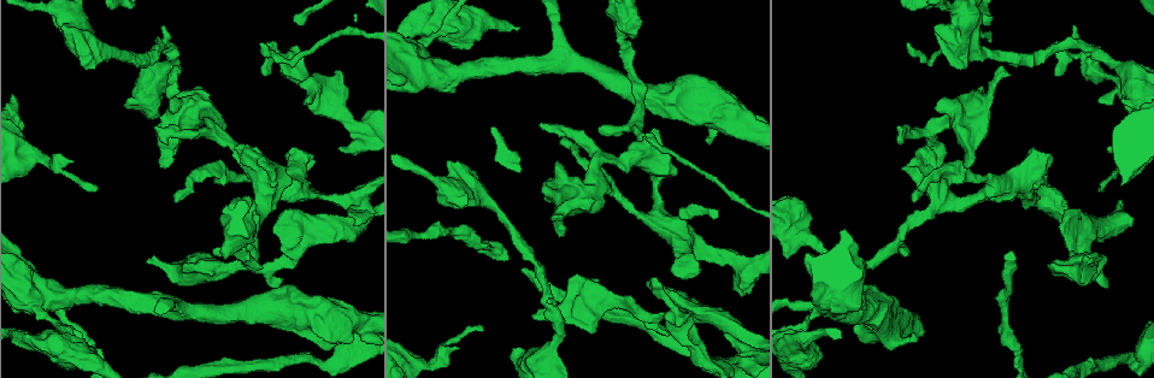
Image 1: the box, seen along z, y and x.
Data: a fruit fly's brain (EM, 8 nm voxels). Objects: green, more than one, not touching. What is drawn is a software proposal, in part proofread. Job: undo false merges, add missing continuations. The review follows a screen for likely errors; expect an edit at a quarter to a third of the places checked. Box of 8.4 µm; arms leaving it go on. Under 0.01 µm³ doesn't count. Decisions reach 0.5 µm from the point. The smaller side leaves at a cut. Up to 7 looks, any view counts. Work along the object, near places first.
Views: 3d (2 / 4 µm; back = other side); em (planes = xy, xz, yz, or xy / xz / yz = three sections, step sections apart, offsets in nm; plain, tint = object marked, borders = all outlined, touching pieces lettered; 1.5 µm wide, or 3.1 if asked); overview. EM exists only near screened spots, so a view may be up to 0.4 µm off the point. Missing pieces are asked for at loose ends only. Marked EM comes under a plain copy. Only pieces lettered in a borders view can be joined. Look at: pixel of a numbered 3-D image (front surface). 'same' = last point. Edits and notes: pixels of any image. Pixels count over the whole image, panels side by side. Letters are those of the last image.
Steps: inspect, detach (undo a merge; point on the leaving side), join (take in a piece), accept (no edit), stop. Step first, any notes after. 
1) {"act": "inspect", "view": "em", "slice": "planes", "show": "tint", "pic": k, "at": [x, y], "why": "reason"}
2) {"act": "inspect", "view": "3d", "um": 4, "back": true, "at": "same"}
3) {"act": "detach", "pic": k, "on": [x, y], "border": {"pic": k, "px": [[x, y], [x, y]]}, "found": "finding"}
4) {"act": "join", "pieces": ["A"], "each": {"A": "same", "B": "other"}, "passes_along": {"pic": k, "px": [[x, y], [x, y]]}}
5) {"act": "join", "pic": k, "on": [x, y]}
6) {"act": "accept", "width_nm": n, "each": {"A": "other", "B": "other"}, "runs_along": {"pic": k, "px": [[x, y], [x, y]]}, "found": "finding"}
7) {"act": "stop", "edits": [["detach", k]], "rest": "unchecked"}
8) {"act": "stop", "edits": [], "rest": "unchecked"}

{"act": "inspect", "view": "em", "slice": "planes", "show": "borders", "pic": 1, "at": [896, 127], "why": "an open end"}

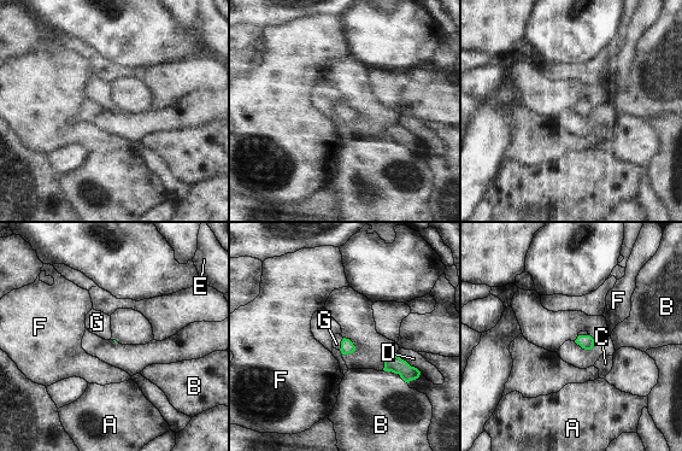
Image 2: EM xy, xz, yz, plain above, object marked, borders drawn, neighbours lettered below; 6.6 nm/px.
{"act": "join", "pieces": ["G"], "longest_contact_nm": ["D", 200], "each": {"A": "other", "B": "other", "C": "other", "D": "other", "E": "other", "F": "other", "G": "same"}, "passes_along": {"pic": 2, "px": [[347, 346], [341, 344], [336, 344]]}, "found": "it goes on there"}

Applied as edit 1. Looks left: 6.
{"act": "inspect", "view": "3d", "um": 2, "back": true, "pic": 1, "at": [937, 26], "why": "branch stops here"}

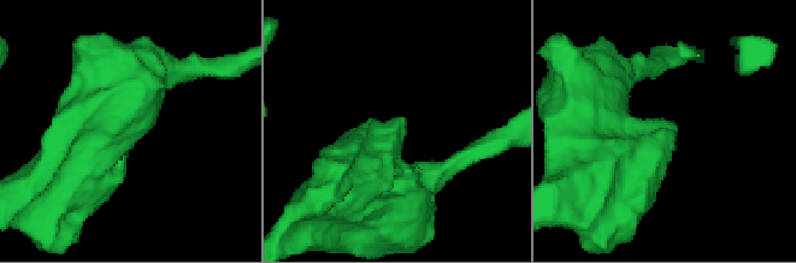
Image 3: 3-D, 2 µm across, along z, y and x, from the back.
{"act": "inspect", "view": "em", "slice": "xy", "step": 4, "show": "borders", "pic": 3, "at": [672, 122]}

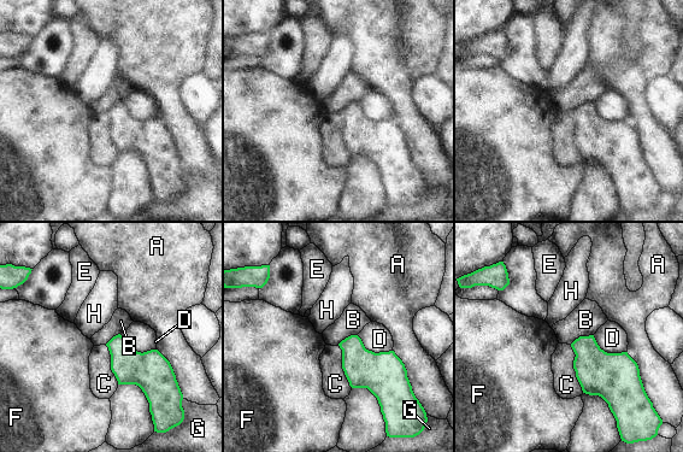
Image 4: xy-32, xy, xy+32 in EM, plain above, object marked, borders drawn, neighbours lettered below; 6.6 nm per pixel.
{"act": "inspect", "view": "em", "slice": "planes", "show": "borders", "at": "same", "why": "another direction"}

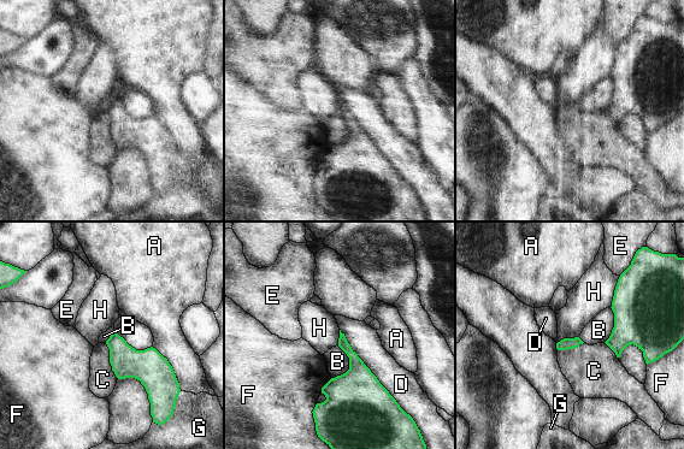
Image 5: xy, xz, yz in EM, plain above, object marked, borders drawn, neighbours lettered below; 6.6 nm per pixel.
{"act": "accept", "each": {"A": "other", "B": "other", "C": "other", "D": "other", "E": "other", "F": "other", "G": "other", "H": "other"}, "border": {"pic": 5, "px": [[340, 329], [351, 348], [391, 395]]}, "found": "no lettered piece goes on from it"}

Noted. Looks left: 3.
{"act": "inspect", "view": "em", "slice": "xz", "step": 8, "show": "tint", "pic": 1, "at": [289, 57]}

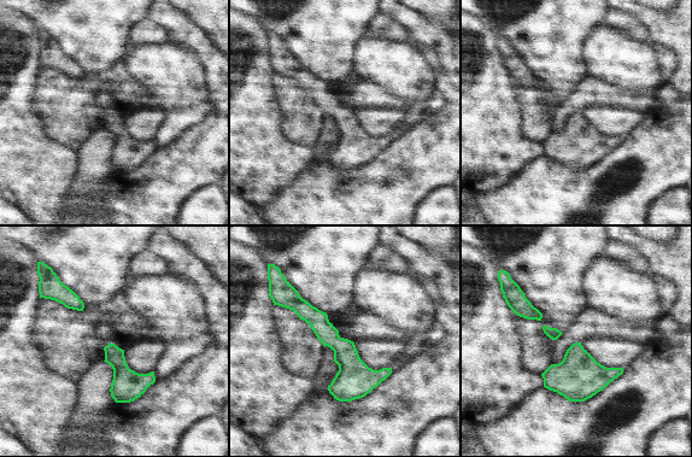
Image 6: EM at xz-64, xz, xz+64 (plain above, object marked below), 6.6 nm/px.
{"act": "inspect", "view": "em", "slice": "xz", "step": 8, "show": "borders", "at": "same"}

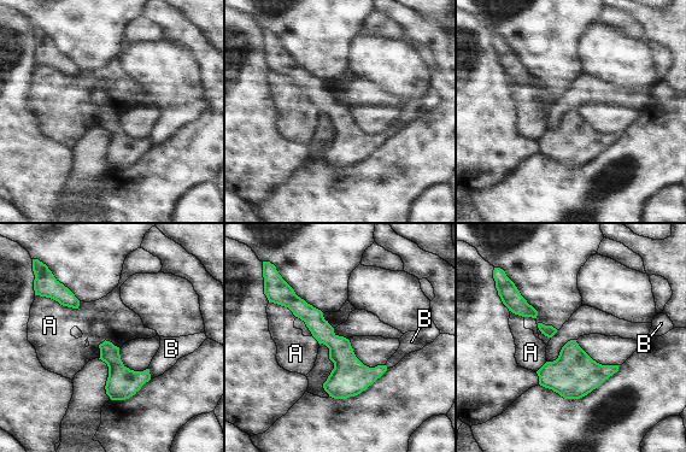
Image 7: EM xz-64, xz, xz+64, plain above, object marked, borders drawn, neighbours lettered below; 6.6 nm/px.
{"act": "accept", "width_nm": 200, "each": {"A": "other", "B": "other"}, "found": "all the same cell"}

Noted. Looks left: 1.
{"act": "stop", "edits": [["join", 2]], "rest": "unchecked"}

